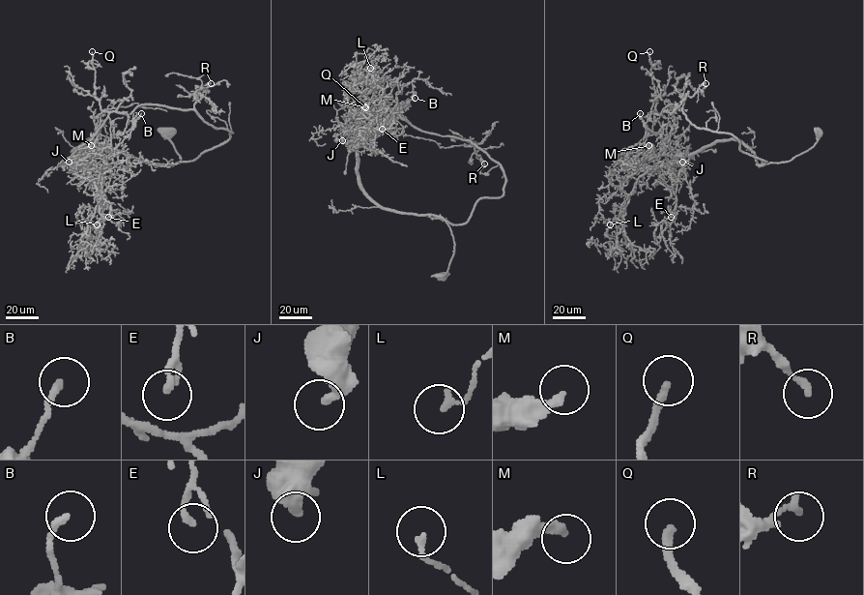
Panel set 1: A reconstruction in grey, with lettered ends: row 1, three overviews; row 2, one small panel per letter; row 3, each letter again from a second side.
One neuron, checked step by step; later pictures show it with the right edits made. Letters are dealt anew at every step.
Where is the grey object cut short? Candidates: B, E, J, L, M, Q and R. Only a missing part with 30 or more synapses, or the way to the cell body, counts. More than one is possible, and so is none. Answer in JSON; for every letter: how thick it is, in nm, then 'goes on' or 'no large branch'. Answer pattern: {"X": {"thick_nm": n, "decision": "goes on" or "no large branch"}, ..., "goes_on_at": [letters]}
{"B": {"thick_nm": 200, "decision": "no large branch"}, "E": {"thick_nm": 180, "decision": "no large branch"}, "J": {"thick_nm": 260, "decision": "no large branch"}, "L": {"thick_nm": 200, "decision": "no large branch"}, "M": {"thick_nm": 300, "decision": "no large branch"}, "Q": {"thick_nm": 240, "decision": "goes on"}, "R": {"thick_nm": 200, "decision": "no large branch"}, "goes_on_at": ["Q"]}

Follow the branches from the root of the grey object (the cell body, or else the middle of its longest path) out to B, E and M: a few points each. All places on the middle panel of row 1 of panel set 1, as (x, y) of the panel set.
B: (443, 277), (454, 251), (448, 224), (432, 215), (381, 208), (362, 190), (358, 171), (358, 135), (415, 98)
E: (443, 277), (454, 251), (448, 224), (381, 208), (362, 190), (356, 146), (382, 129)
M: (443, 277), (454, 251), (448, 224), (381, 208), (362, 190), (352, 140), (364, 126), (352, 114), (364, 106)

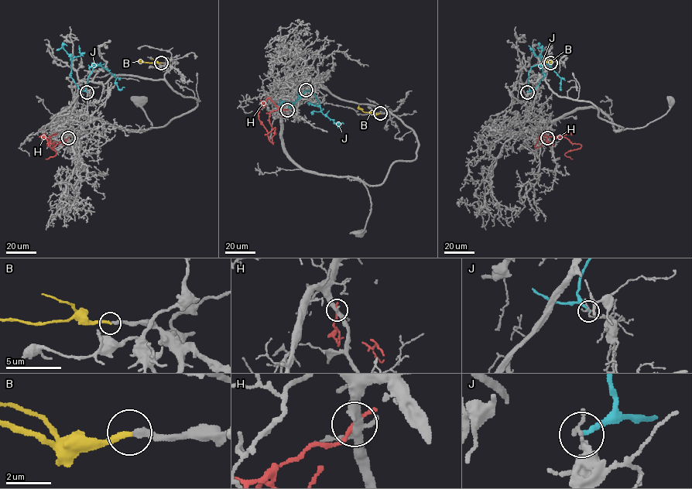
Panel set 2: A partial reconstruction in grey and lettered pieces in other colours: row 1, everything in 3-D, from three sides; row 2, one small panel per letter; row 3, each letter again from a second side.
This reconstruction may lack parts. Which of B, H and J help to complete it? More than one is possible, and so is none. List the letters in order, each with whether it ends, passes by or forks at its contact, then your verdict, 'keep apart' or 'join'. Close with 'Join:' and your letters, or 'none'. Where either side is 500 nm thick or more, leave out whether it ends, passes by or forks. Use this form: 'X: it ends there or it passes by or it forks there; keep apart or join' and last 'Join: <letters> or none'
B: it ends there; join
H: it ends there; keep apart
J: it ends there; keep apart
Join: B

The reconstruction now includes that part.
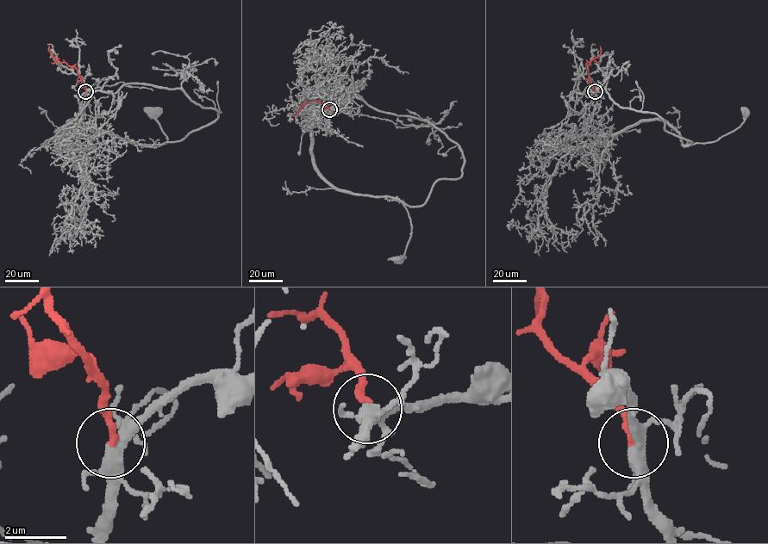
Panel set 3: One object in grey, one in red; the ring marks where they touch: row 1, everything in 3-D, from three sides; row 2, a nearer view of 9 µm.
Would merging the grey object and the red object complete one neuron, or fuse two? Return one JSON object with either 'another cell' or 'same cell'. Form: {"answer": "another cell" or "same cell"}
{"answer": "same cell"}

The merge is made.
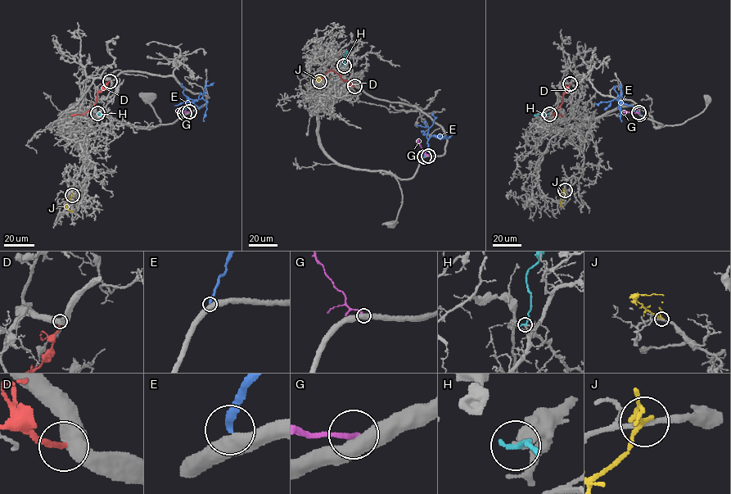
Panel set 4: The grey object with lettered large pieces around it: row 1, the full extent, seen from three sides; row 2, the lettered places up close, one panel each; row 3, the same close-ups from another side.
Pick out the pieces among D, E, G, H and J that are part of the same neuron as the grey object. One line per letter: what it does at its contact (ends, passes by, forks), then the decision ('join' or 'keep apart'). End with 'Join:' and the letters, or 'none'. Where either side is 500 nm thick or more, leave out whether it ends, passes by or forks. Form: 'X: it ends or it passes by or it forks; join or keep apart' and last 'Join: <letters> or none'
D: keep apart
E: it ends; keep apart
G: keep apart
H: it ends; keep apart
J: it passes by; keep apart
Join: none

